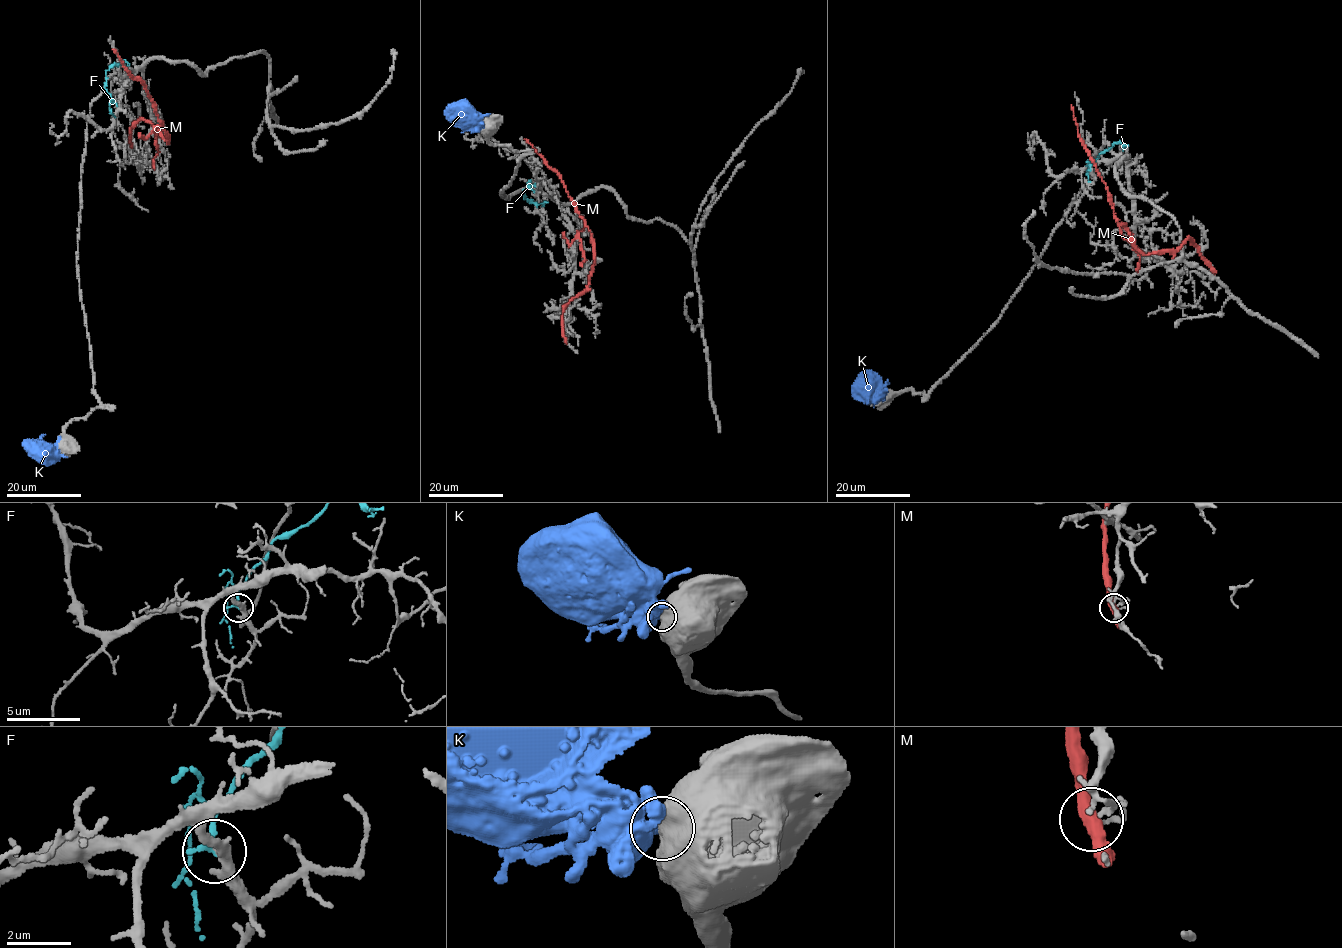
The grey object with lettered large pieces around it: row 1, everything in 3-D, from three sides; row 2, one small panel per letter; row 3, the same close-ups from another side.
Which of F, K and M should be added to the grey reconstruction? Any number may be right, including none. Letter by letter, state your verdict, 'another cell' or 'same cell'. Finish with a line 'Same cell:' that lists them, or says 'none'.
F: another cell
K: another cell
M: another cell
Same cell: none

